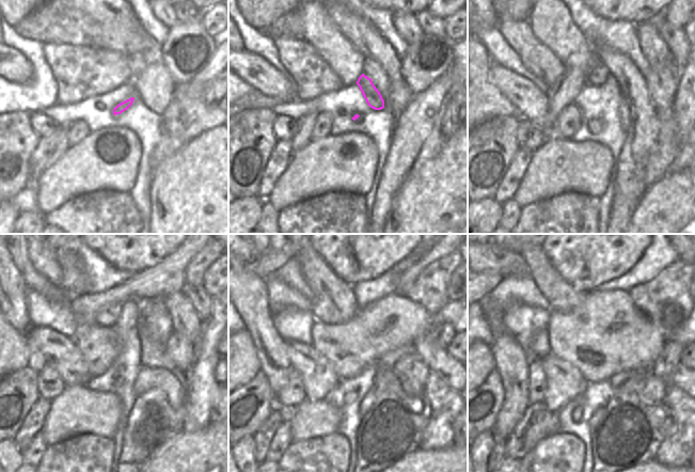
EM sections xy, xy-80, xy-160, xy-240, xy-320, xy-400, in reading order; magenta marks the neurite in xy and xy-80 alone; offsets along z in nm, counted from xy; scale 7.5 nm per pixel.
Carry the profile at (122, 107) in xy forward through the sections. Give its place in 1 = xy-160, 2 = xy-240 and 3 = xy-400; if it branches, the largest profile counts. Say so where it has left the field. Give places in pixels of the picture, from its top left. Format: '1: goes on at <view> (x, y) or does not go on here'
1: goes on at xy-160 (597, 76)
2: goes on at xy-240 (109, 316)
3: goes on at xy-400 (561, 296)

